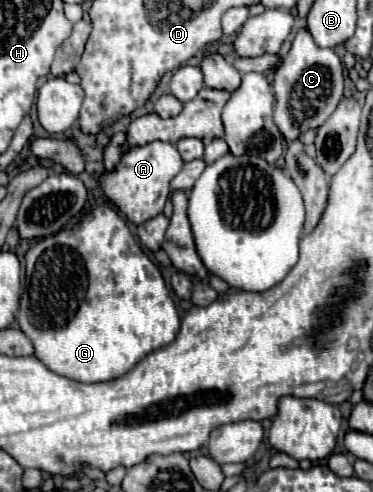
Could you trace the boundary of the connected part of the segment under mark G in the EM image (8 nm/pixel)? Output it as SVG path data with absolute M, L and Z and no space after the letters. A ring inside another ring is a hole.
M100 205L96 207L90 215L86 215L80 223L76 223L72 229L64 229L52 237L40 239L38 243L34 243L28 253L26 253L26 291L20 299L20 311L18 311L18 323L20 329L24 331L24 335L32 341L34 345L34 355L54 373L60 373L62 377L80 381L80 383L100 383L100 381L110 381L116 379L124 373L128 373L128 369L132 369L136 365L136 361L140 361L140 357L146 357L148 353L152 353L152 349L160 349L160 345L170 345L180 329L180 317L178 311L174 307L174 301L166 289L166 283L158 271L158 267L148 259L148 255L140 249L140 245L134 241L134 235L130 233L126 221L118 215L118 211L114 211L110 205Z

